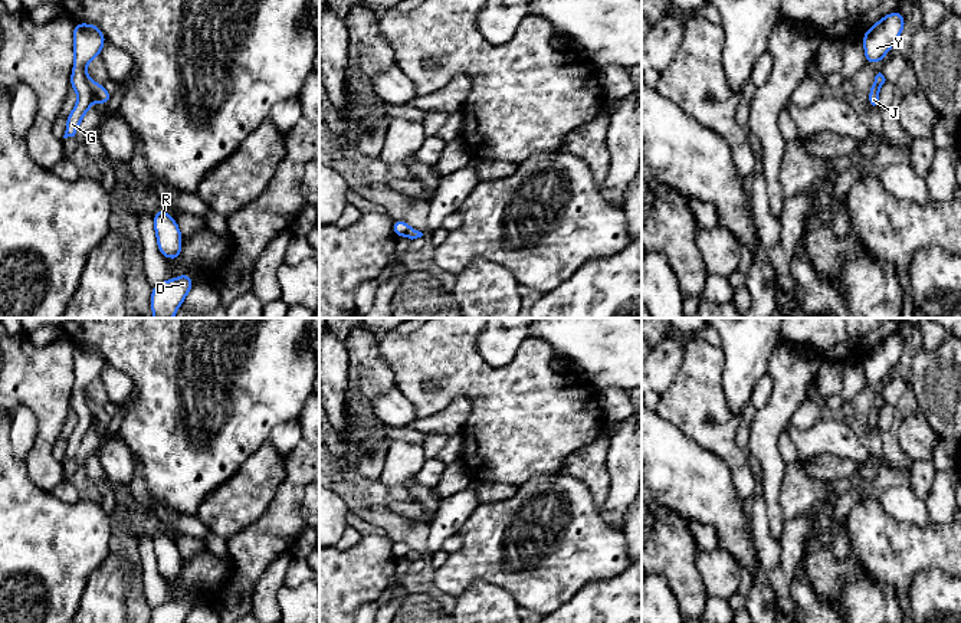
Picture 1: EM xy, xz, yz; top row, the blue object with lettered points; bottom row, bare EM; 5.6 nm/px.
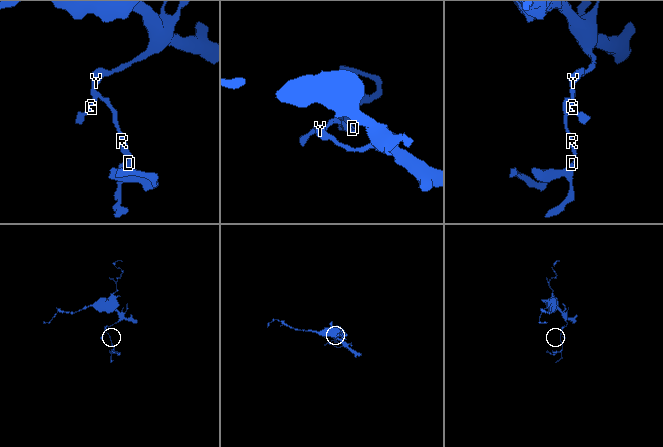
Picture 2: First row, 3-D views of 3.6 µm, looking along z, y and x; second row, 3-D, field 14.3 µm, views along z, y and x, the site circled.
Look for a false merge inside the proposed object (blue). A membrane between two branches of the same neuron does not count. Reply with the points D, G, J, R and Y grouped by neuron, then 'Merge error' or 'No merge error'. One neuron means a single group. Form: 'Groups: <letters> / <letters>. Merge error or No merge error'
Groups: D R / G J Y. Merge error

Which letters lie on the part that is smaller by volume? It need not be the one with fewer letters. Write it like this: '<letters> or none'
D, R

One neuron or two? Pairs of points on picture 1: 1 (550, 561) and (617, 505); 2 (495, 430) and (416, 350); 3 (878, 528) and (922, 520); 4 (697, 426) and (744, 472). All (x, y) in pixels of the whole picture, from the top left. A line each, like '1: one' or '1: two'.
1: two
2: one
3: two
4: one

